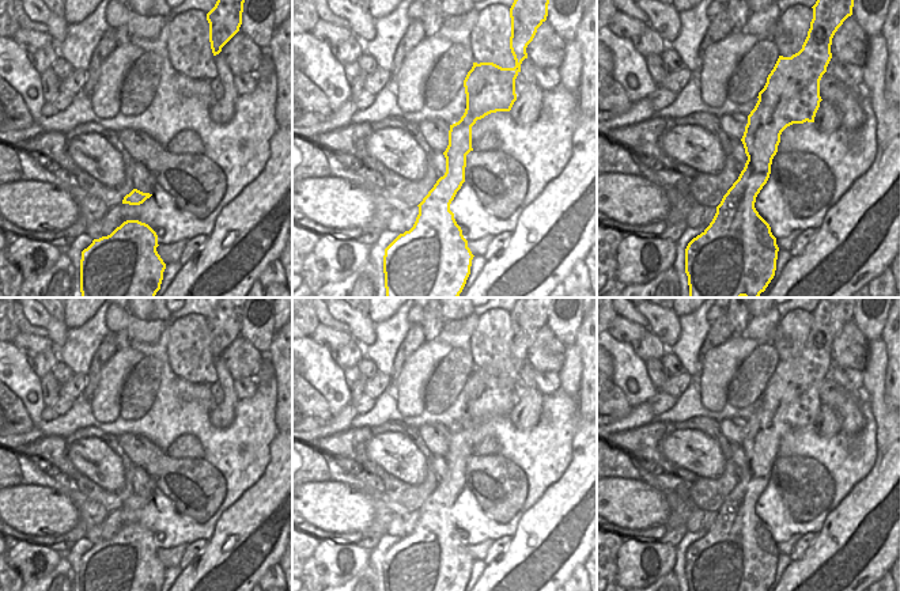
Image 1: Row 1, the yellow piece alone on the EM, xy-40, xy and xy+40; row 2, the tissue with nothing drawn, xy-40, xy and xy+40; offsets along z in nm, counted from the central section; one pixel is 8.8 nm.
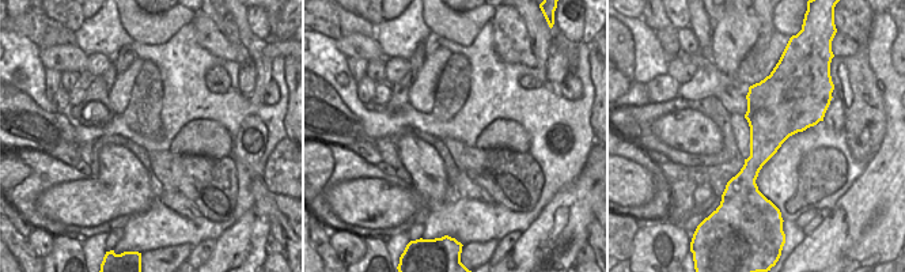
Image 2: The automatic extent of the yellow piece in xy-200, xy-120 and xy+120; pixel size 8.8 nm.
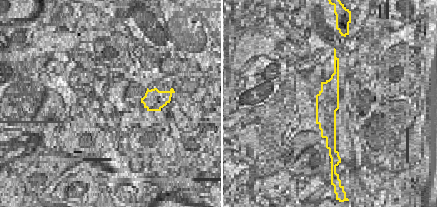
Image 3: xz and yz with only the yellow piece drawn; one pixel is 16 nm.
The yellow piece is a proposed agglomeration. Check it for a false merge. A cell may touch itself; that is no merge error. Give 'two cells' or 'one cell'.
two cells

